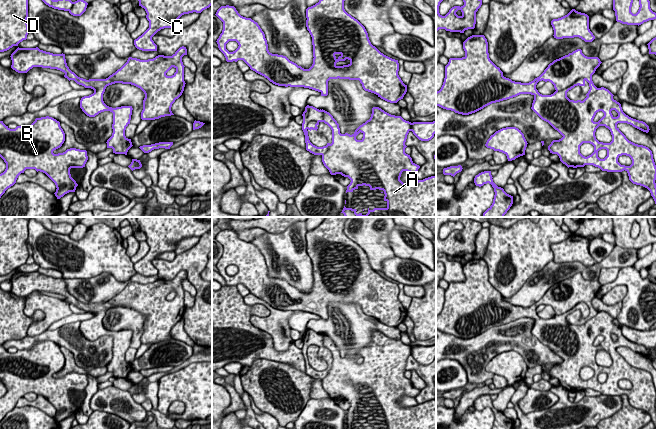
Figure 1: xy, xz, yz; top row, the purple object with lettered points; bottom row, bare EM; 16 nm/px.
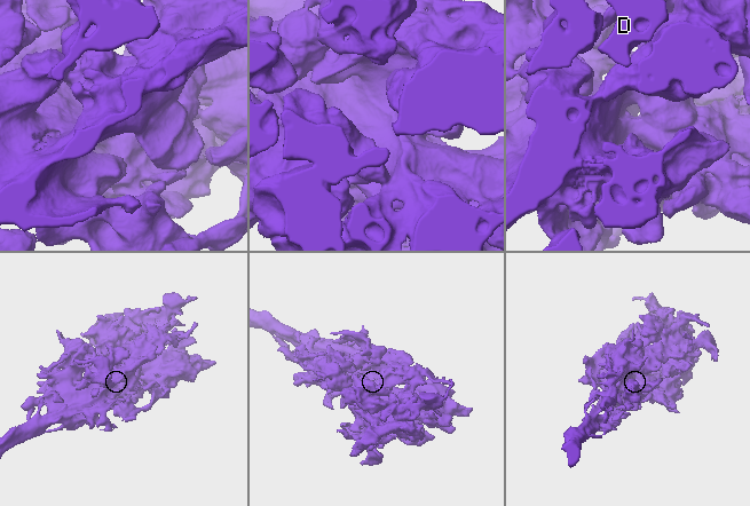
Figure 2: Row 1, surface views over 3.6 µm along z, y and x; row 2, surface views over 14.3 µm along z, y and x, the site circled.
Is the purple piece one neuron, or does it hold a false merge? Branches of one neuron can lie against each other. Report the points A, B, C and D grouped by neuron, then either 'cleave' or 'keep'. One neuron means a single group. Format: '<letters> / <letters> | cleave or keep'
A B C D | keep

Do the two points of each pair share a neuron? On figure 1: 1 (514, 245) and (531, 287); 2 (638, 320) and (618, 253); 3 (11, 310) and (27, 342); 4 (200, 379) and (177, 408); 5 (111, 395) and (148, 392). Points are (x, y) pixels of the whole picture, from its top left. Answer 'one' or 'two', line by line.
1: two
2: two
3: two
4: two
5: two

